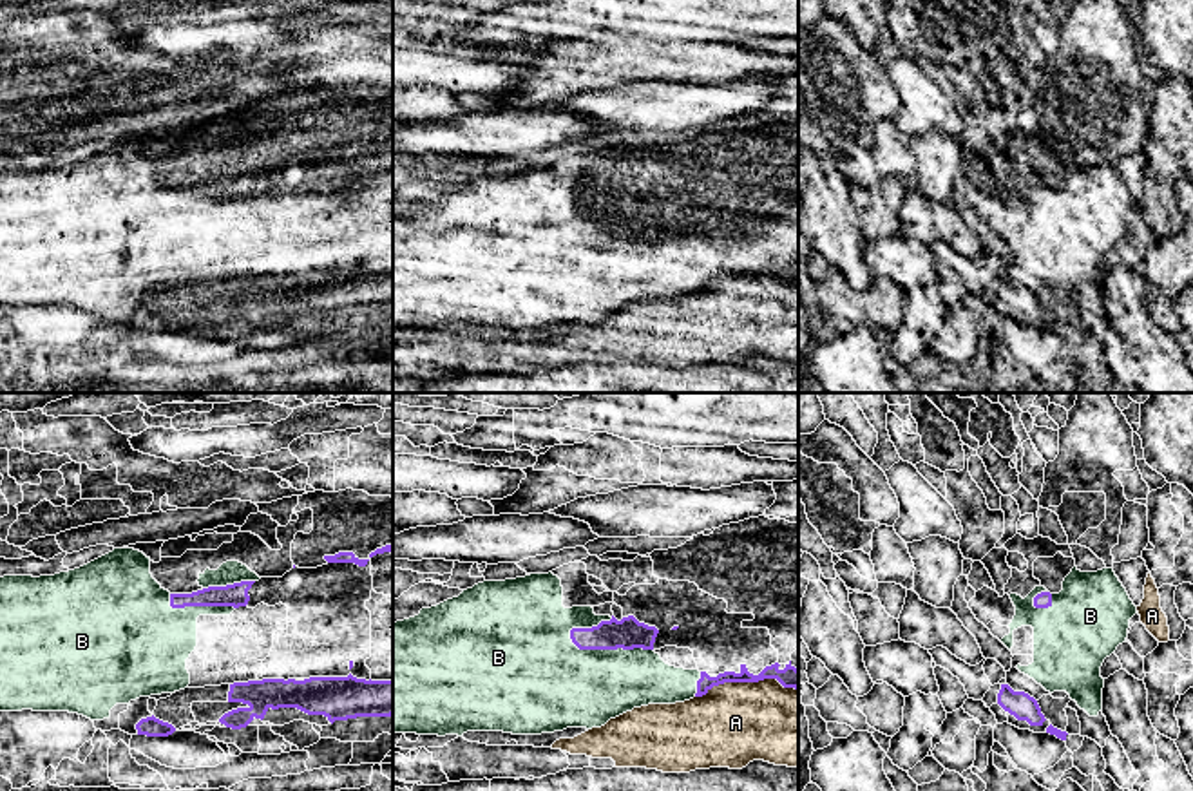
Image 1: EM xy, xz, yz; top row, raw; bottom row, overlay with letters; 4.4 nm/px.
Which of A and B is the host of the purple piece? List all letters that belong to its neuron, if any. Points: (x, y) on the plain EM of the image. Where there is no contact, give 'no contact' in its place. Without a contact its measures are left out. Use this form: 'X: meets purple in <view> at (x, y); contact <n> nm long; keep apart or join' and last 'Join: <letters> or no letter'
A: meets purple in xz at (746, 276); contact 460 nm long; keep apart
B: meets purple in xz at (607, 243); contact 380 nm long; join
Join: B

